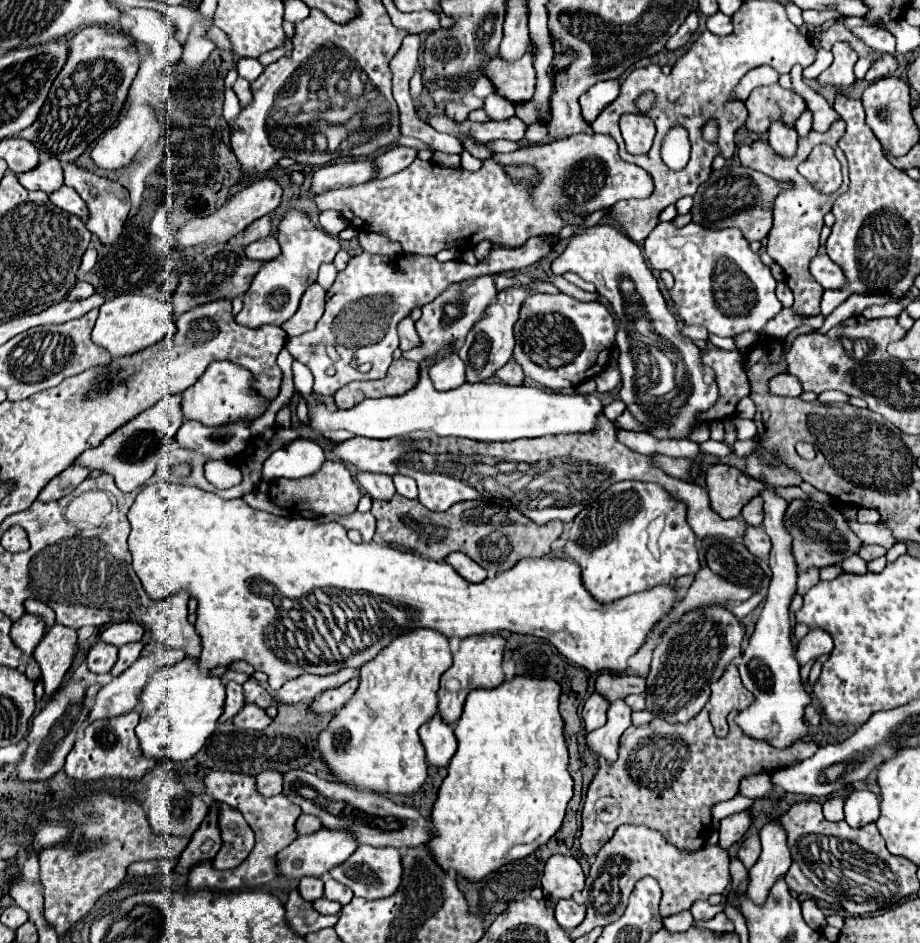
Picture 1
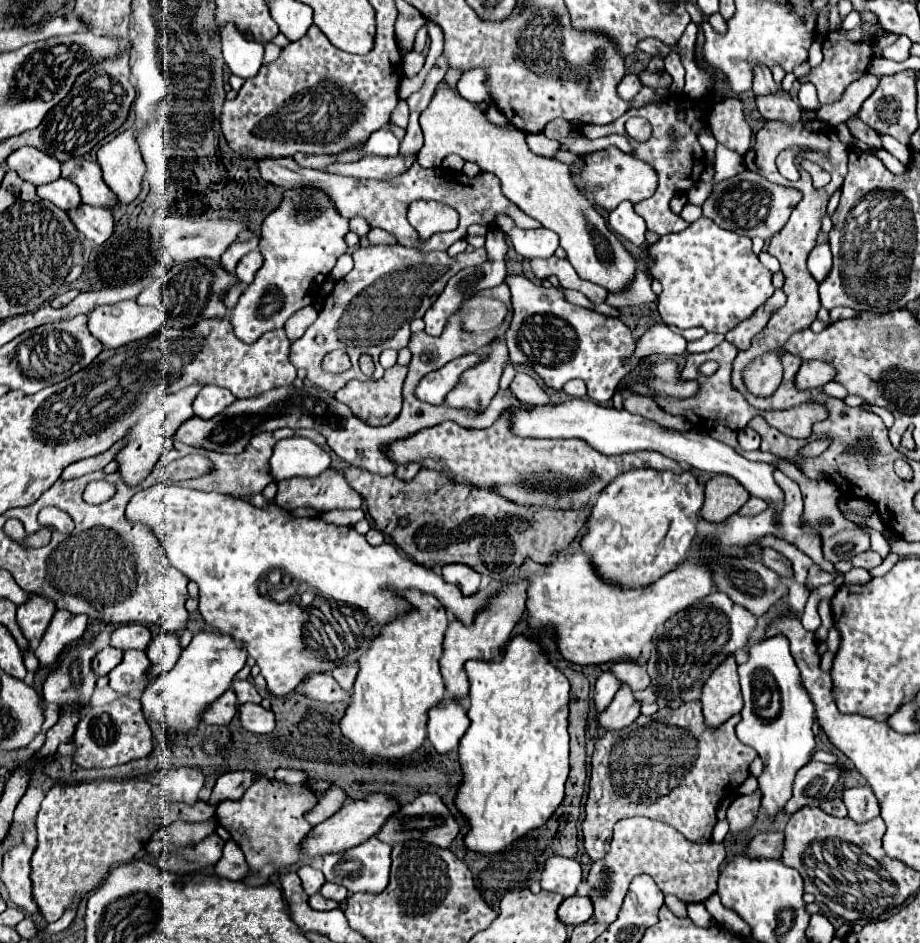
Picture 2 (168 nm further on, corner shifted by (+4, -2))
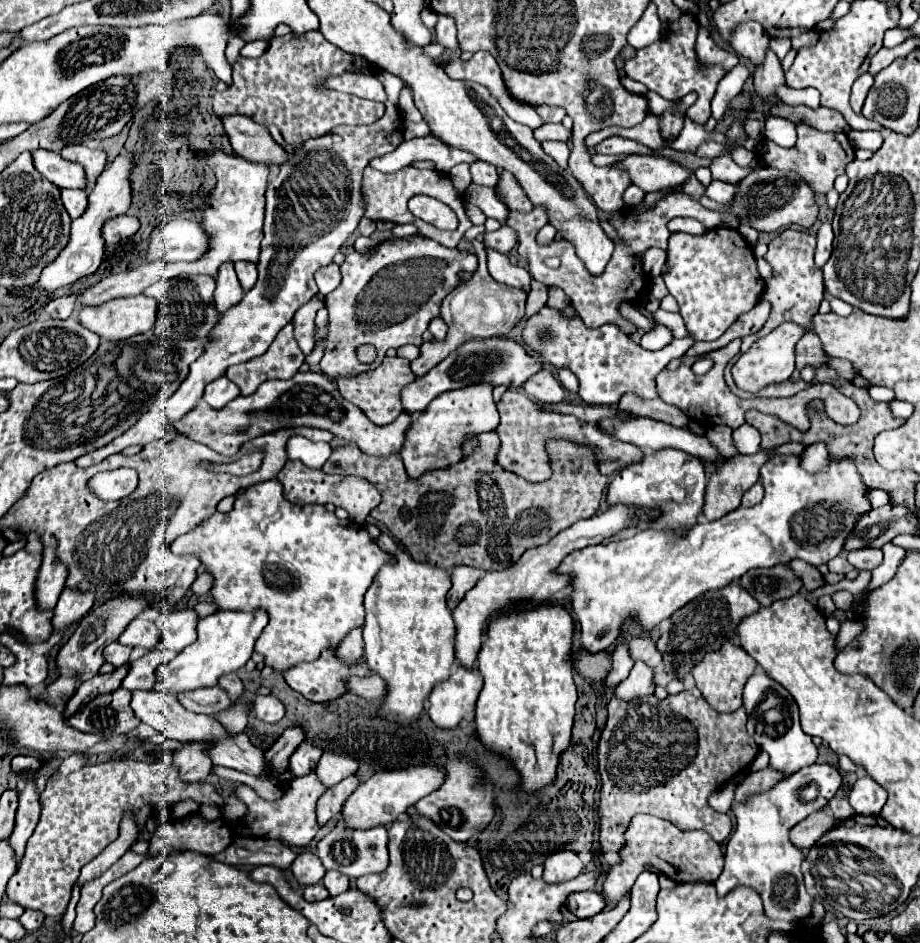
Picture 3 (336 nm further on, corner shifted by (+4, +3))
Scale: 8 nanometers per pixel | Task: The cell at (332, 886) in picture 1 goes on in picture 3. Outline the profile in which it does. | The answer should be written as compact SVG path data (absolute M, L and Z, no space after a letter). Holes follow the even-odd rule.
M328 870L326 876L322 878L322 884L330 892L330 896L336 896L336 894L342 894L348 890L348 876L334 872L334 870Z

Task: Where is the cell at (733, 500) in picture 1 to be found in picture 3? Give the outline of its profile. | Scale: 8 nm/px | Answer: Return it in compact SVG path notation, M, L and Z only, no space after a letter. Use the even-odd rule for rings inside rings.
M791 442L781 445L771 452L765 452L764 450L760 450L760 452L756 452L754 456L732 456L732 458L728 458L714 474L712 474L712 478L710 478L710 482L708 482L708 486L706 486L706 504L704 504L704 516L708 518L708 520L718 520L718 518L722 518L726 512L732 512L732 510L736 510L738 506L740 506L740 500L742 500L742 496L744 496L744 492L752 486L752 484L756 484L758 482L758 476L760 476L760 468L762 468L762 464L768 461L770 458L770 454L800 454L805 450L806 446L802 443Z

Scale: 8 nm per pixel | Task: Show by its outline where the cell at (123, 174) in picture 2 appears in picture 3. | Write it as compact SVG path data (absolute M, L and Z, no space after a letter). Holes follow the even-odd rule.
M120 152L112 160L112 164L108 164L106 170L98 176L94 188L88 194L88 208L84 210L84 216L72 220L72 232L70 232L68 246L60 252L60 256L54 260L54 264L48 264L42 270L42 276L34 288L44 288L50 294L56 288L72 284L72 282L76 282L84 276L90 276L98 270L102 256L104 256L104 240L100 236L102 224L108 218L124 214L132 204L132 184L128 180L128 176L132 174L132 164L136 164L136 160L132 160L132 152Z

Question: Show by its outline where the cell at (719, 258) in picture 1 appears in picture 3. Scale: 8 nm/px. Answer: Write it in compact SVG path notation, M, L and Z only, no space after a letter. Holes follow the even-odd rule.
M712 228L700 236L672 232L666 250L666 266L668 270L662 278L668 292L676 298L694 340L720 338L734 320L760 302L764 292L756 256L742 234L732 228Z

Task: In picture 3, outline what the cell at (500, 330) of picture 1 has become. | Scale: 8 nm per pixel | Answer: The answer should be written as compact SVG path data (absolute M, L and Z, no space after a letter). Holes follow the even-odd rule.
M476 384L460 390L448 390L428 404L428 408L418 416L412 416L412 426L406 434L404 448L400 452L406 472L416 478L426 470L444 468L456 464L462 458L460 444L468 434L490 432L498 424L498 410L492 398L492 384Z

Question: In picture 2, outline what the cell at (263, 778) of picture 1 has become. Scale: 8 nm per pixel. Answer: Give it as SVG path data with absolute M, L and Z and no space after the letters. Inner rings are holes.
M280 767L276 769L274 777L278 781L284 781L284 783L306 783L308 781L308 775L302 771L302 769L290 769L290 767Z

